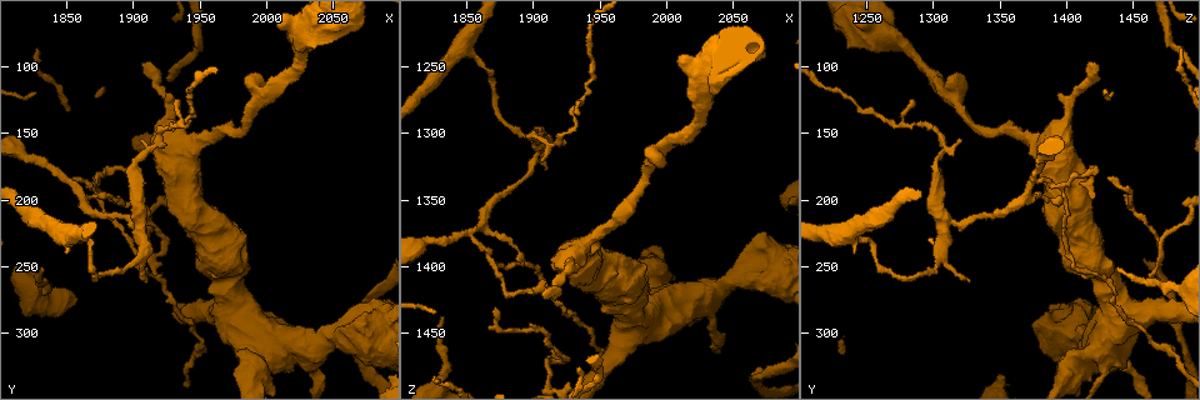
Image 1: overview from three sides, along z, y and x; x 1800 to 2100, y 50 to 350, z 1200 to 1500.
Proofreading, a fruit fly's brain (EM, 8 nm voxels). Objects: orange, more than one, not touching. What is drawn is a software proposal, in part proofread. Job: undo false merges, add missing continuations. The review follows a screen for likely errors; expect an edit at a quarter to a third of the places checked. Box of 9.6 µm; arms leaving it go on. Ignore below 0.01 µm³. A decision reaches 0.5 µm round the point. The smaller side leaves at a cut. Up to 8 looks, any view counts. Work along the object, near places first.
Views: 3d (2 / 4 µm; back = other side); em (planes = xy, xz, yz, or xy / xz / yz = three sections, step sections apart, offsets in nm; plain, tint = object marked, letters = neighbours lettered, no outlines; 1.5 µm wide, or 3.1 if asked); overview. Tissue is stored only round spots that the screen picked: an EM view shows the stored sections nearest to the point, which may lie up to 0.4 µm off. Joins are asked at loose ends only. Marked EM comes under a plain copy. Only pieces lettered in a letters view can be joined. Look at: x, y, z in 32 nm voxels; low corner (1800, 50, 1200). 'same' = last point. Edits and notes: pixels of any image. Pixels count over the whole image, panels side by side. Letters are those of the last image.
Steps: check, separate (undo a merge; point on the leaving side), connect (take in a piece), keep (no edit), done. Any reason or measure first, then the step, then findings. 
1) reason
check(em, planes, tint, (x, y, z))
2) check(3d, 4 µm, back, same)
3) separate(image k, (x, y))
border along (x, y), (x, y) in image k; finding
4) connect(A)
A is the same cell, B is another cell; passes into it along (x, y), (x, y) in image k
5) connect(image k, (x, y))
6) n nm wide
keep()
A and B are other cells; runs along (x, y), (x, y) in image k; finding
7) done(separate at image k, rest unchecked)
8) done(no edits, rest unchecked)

two arms in line, one across
check(em, xz, step 8, letters, (1906, 220, 1308))

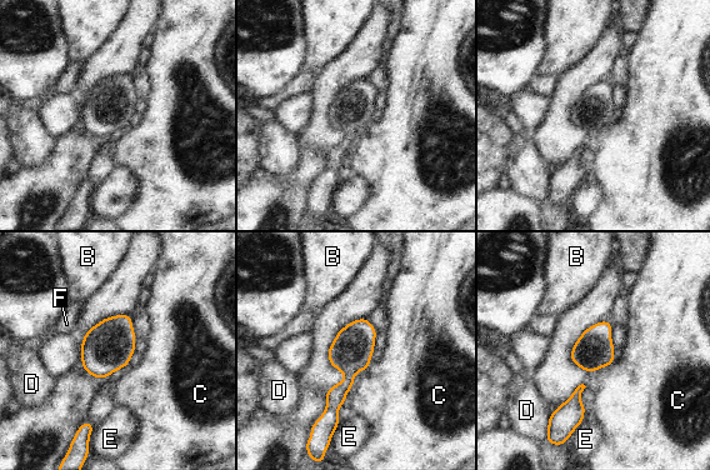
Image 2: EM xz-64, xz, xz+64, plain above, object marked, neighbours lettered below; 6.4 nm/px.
240 nm wide
separate(image 2, (335, 396))
B, C, D, E and F are other cells; border along (346, 375), (353, 379) in image 2; two neurons meet here

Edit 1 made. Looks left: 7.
check(overview)

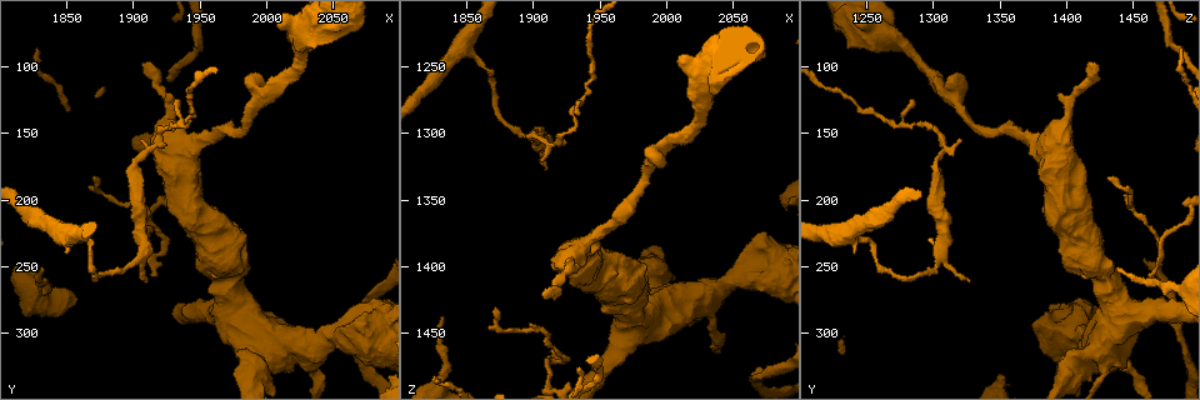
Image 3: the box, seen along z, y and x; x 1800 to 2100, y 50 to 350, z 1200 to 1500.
thick end
check(3d, 2 µm, (1942, 200, 1418))

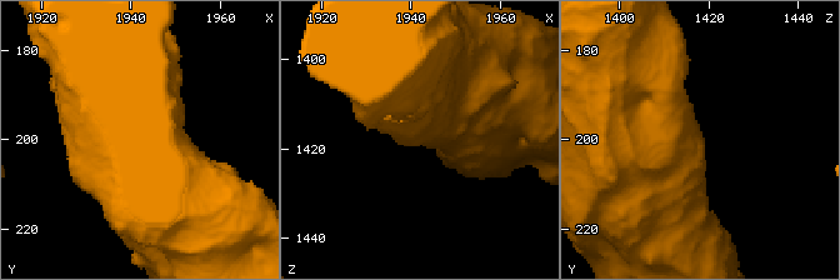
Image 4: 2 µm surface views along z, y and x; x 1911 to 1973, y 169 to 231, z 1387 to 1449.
shape alone is not enough
check(em, planes, letters, (1943, 197, 1417))

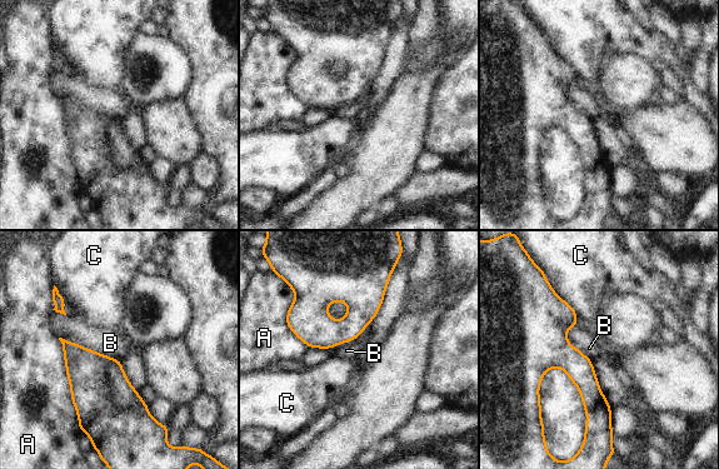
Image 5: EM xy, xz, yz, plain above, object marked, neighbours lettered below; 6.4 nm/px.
A touches over 600 nm
keep()
A, B and C are other cells; runs along (565, 308), (559, 349), (608, 448) in image 5; no lettered piece goes on from it

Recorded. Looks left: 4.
done(separate at image 2, rest unchecked)

